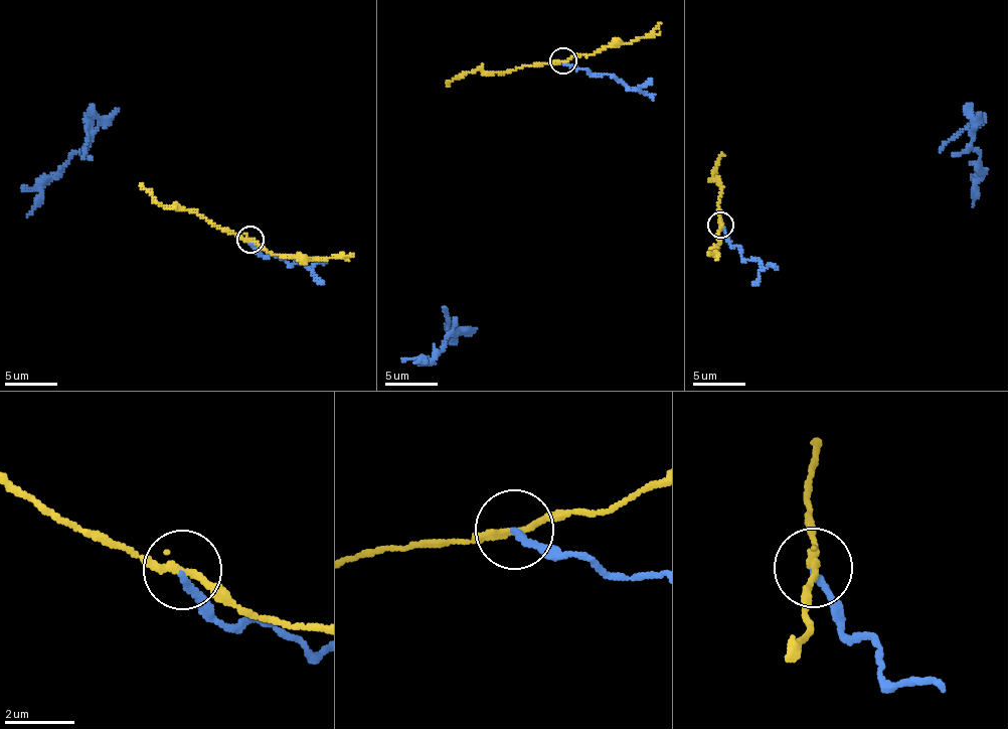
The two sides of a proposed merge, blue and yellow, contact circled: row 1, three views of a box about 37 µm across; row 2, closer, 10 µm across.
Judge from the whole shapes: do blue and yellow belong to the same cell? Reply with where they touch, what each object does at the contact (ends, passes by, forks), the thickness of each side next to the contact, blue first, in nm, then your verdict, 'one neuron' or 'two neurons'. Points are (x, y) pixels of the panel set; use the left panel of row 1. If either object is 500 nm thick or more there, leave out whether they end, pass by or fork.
at (249, 240); blue ends there; yellow passes by; 180 nm thick on the blue side, 190 nm on the other; two neurons

